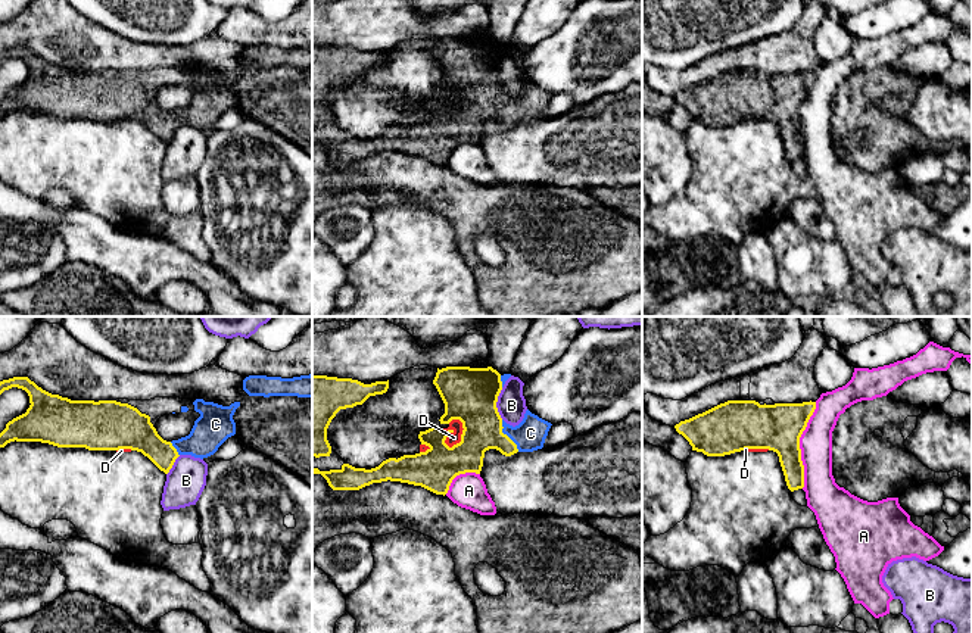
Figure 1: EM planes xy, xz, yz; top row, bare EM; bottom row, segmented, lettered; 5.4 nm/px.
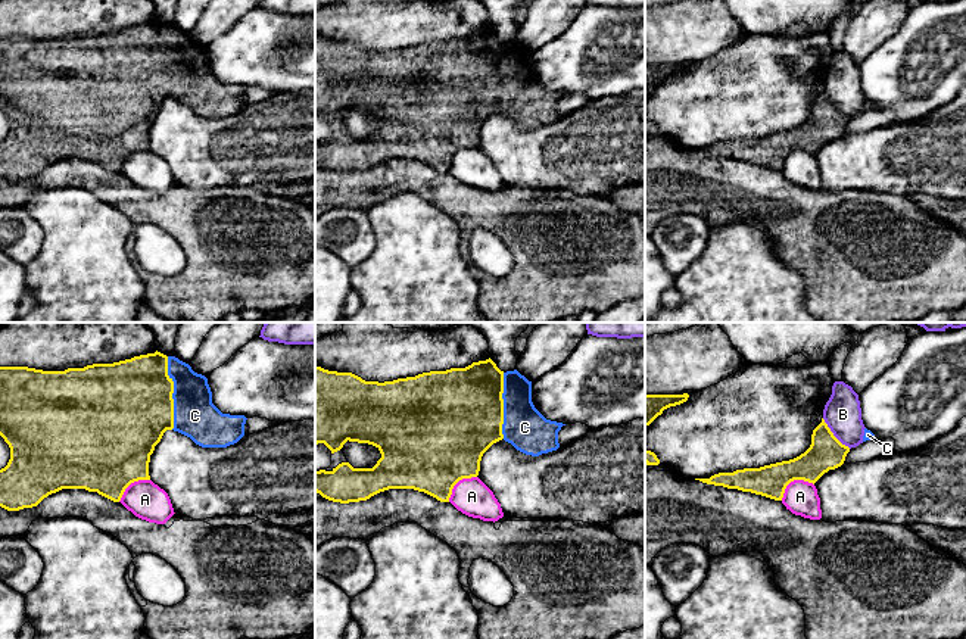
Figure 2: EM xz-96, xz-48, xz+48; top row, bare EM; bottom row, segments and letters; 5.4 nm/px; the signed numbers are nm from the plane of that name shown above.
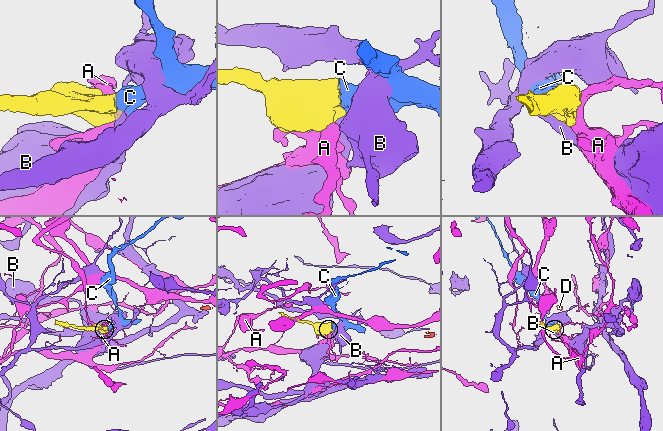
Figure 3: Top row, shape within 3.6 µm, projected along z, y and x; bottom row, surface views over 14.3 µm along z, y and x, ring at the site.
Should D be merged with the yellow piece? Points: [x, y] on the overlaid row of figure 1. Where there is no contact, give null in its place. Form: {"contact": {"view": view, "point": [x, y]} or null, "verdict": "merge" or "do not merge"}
{"contact": {"view": "xz", "point": [461, 435]}, "verdict": "do not merge"}

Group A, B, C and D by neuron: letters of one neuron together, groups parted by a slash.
A / B / C / D

